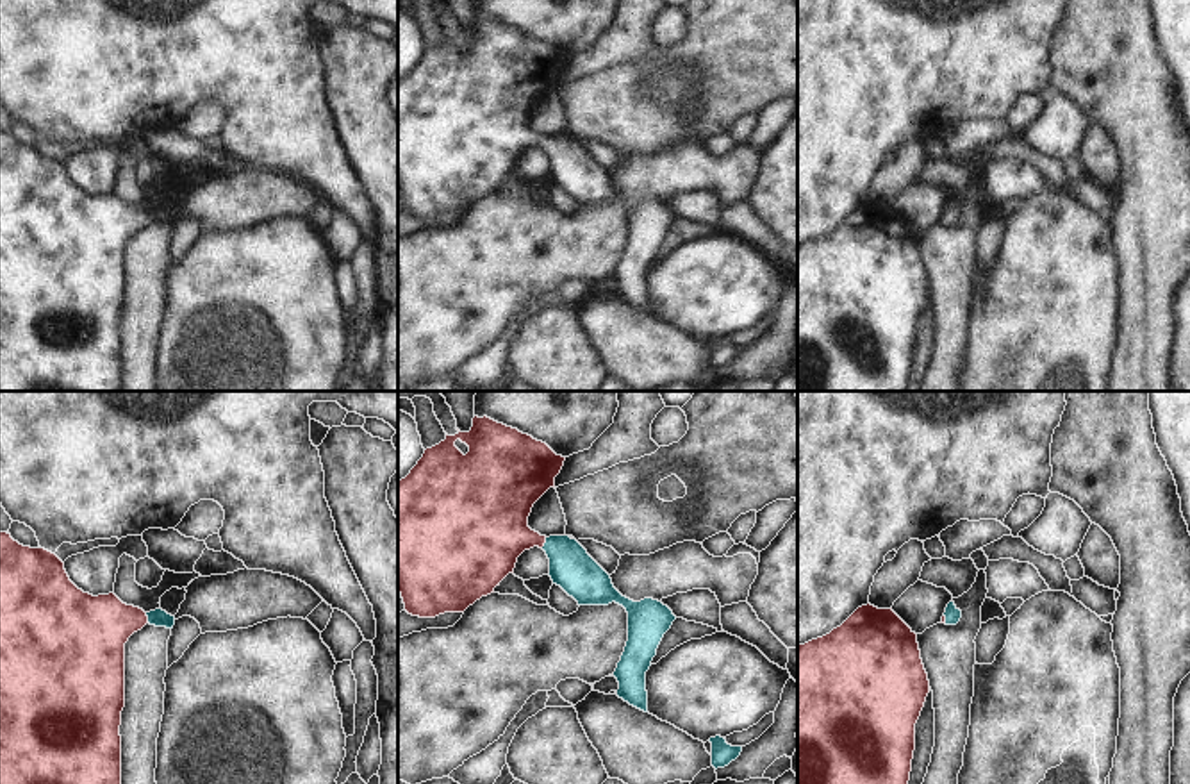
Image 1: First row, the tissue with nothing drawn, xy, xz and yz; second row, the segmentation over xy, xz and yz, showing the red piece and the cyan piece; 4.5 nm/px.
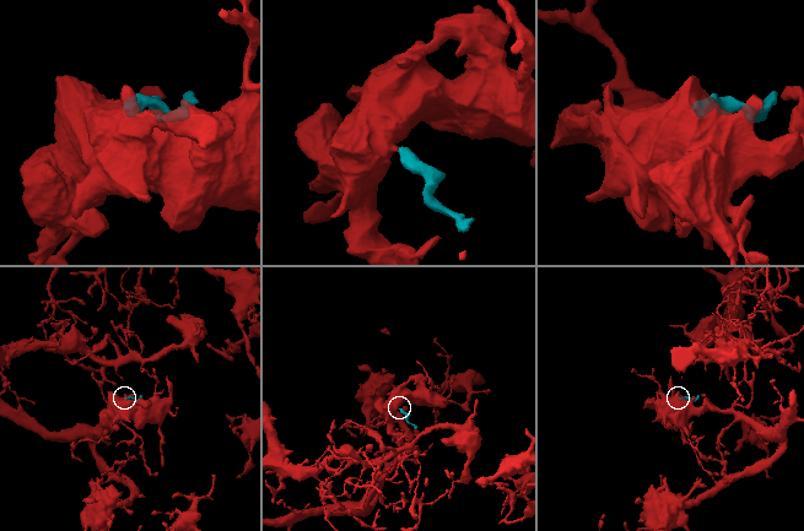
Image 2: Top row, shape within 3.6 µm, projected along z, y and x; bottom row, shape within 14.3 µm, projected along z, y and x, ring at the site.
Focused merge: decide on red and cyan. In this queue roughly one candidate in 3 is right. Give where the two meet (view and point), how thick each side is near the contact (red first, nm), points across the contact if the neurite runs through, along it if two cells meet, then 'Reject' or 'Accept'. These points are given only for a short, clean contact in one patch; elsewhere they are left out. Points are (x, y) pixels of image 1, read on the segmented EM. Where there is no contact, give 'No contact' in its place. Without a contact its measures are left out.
Touches red at xy (147, 618). Thickness 300 nm (red) against 80 nm. Path across: xy (93, 631), (107, 622), (147, 618), (159, 618). Accept.

